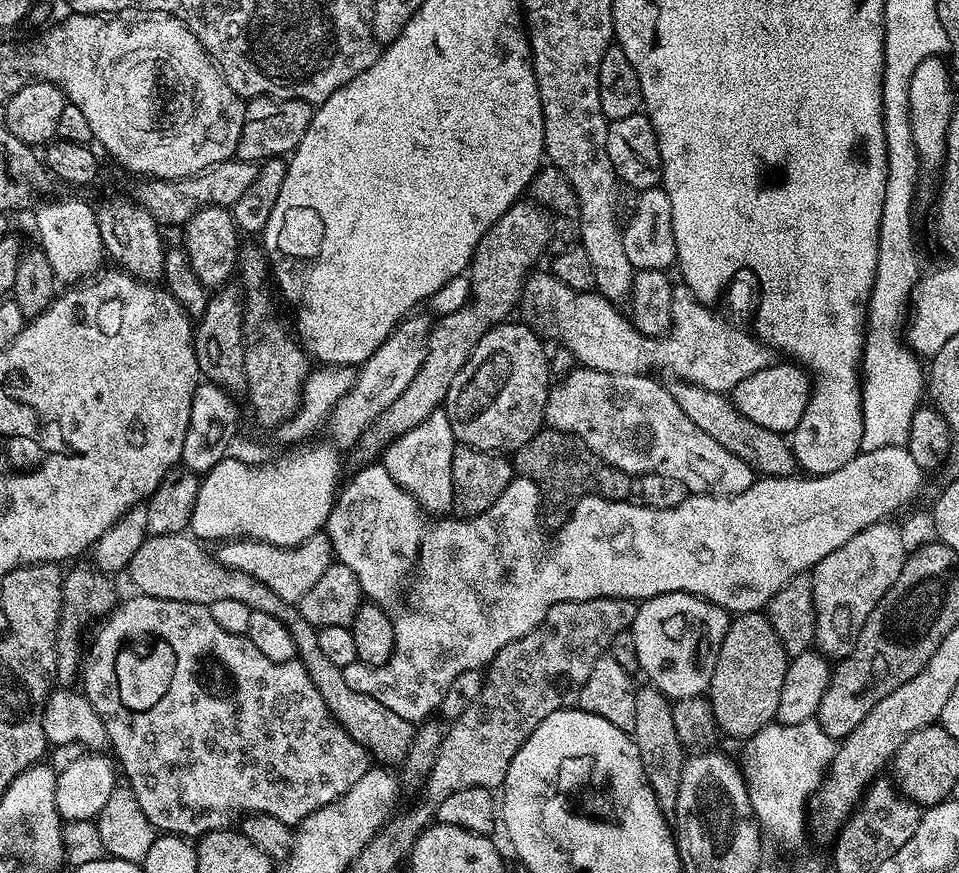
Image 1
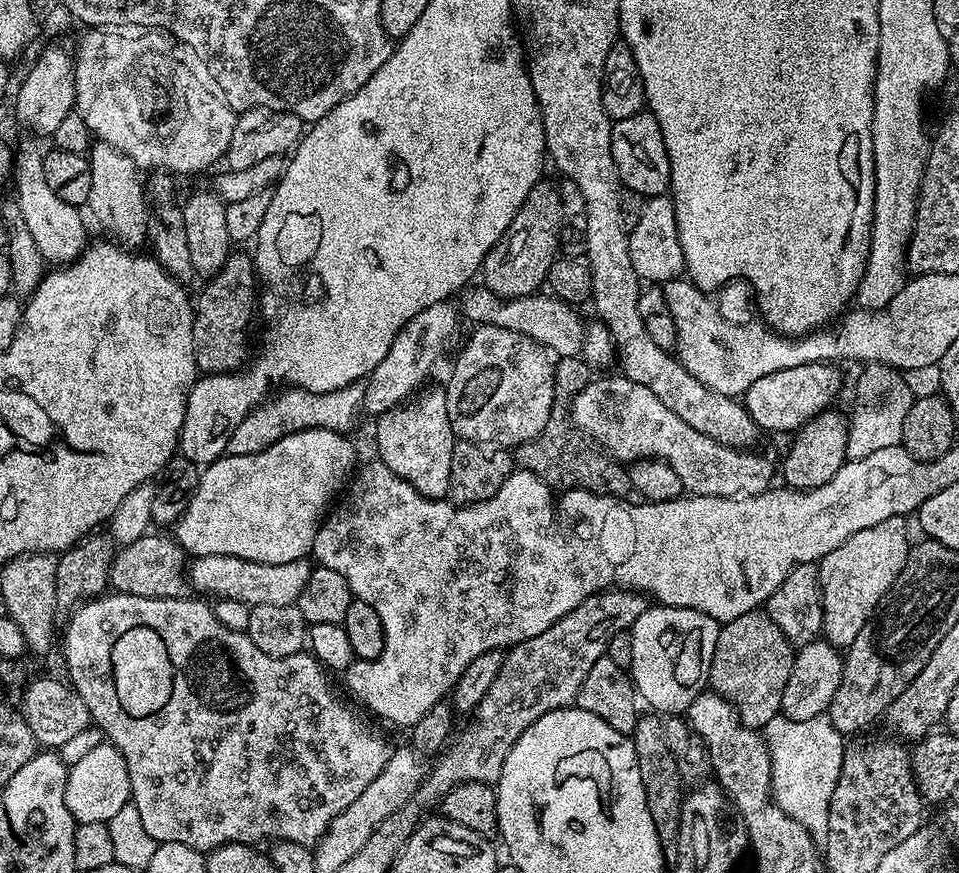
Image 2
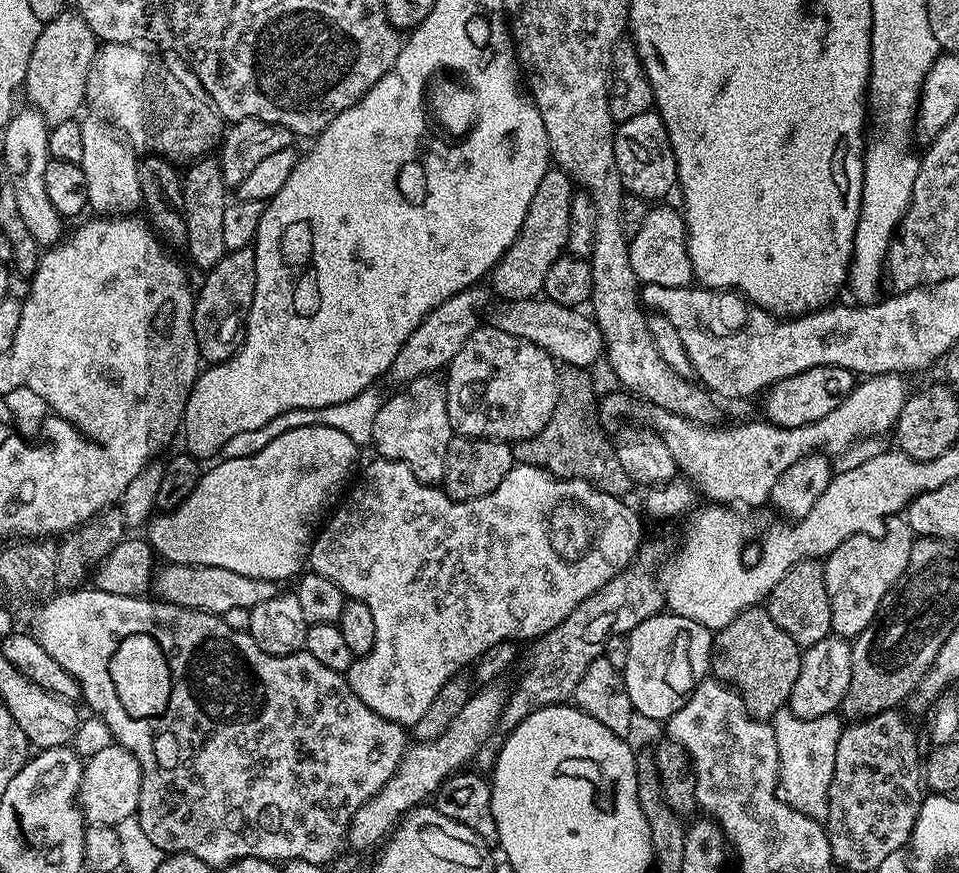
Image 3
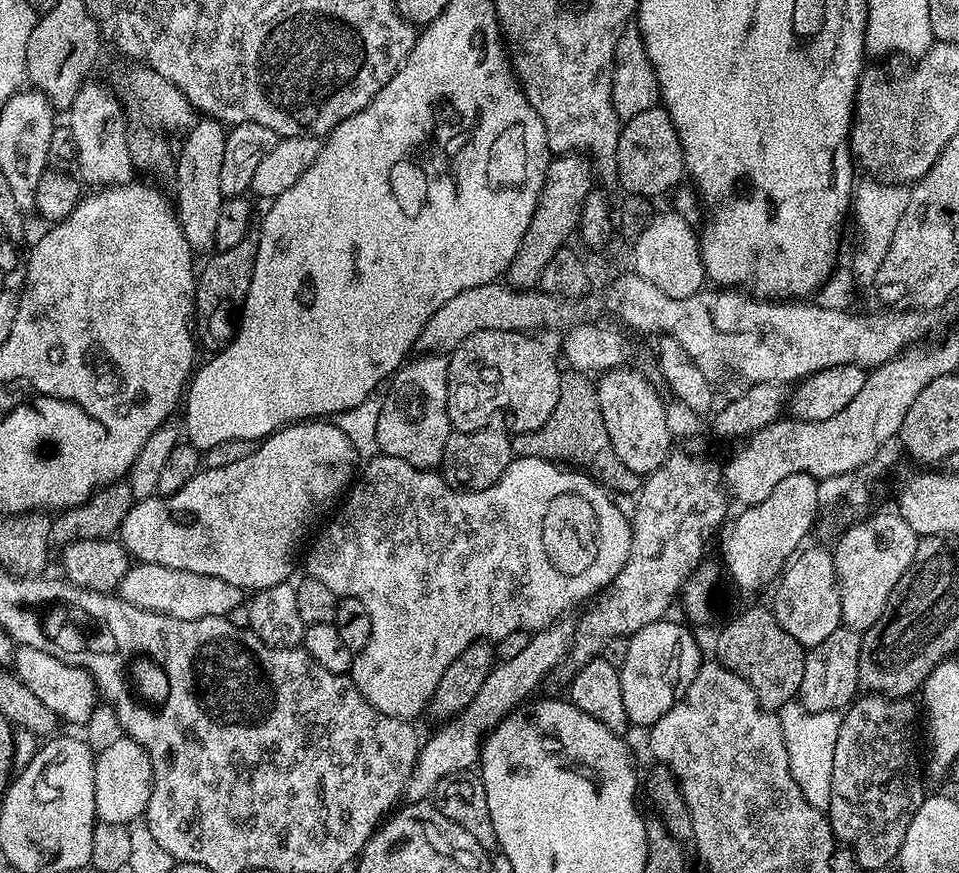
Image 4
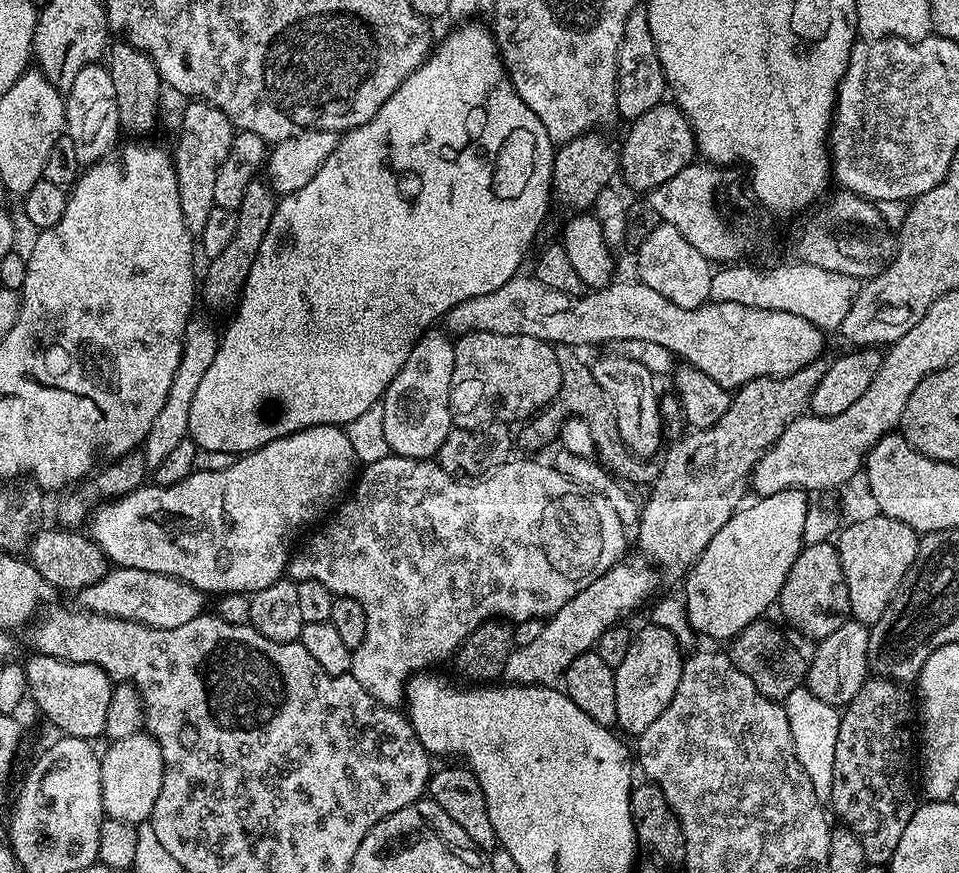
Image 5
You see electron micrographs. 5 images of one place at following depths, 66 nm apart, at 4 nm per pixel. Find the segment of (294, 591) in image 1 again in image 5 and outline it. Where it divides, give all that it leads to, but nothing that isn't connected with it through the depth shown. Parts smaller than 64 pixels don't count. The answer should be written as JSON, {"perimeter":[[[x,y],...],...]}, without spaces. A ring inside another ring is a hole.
{"perimeter":[[[113,567],[94,586],[83,589],[79,603],[87,611],[103,616],[116,616],[119,620],[136,620],[151,628],[173,628],[182,626],[194,618],[205,615],[205,593],[184,580],[150,570]]]}

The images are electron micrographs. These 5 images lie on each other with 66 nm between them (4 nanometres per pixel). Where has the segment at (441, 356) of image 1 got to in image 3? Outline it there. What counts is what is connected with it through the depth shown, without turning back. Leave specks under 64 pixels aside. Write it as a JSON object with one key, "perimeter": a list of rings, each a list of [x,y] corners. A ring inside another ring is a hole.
{"perimeter":[[[555,166],[538,182],[534,198],[530,198],[530,210],[522,222],[520,236],[502,254],[502,258],[492,267],[490,280],[496,283],[496,292],[505,296],[504,300],[534,300],[543,293],[546,274],[559,256],[565,255],[570,234],[570,206],[574,195],[574,181],[571,176]]]}

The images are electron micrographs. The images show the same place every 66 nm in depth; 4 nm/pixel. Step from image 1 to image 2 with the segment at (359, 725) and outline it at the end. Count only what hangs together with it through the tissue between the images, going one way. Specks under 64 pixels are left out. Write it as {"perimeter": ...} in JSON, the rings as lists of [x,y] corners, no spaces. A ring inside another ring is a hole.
{"perimeter":[[[149,534],[123,545],[112,558],[111,587],[116,592],[131,596],[154,598],[165,596],[183,597],[186,588],[186,553],[171,535]]]}

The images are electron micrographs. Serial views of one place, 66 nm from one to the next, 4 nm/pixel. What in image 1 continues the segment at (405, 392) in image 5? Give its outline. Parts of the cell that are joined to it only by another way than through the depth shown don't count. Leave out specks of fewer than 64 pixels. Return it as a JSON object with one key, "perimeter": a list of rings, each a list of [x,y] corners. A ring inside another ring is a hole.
{"perimeter":[[[443,410],[431,412],[425,420],[418,422],[412,430],[392,441],[383,449],[384,469],[409,492],[421,508],[429,514],[444,514],[452,508],[452,459],[458,446],[455,434]]]}

